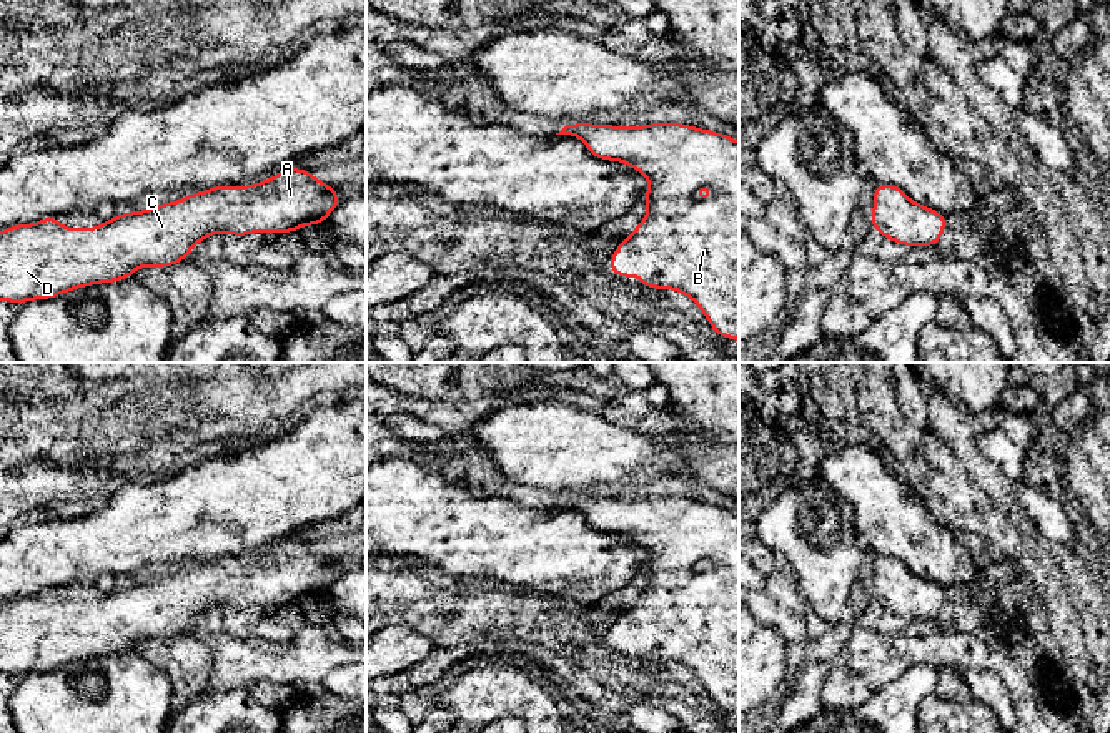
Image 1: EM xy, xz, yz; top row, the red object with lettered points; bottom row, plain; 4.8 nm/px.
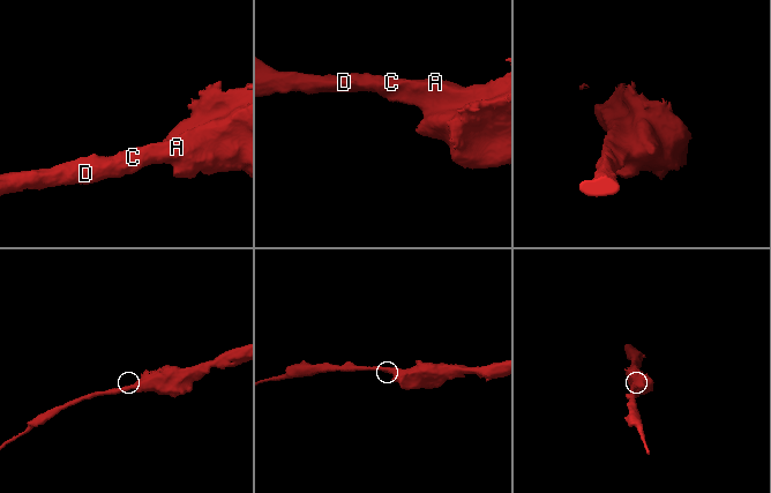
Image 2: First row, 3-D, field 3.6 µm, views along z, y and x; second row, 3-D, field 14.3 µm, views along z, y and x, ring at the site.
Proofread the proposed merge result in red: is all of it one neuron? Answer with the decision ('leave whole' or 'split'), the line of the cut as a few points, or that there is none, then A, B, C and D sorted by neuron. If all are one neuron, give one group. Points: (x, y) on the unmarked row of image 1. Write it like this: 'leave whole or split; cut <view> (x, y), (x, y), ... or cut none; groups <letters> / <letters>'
leave whole; cut none; groups A B C D

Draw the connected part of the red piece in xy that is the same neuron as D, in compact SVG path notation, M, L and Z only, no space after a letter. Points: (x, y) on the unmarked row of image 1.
M286 540L280 549L270 549L263 555L215 559L145 584L120 585L97 600L63 600L55 589L43 590L35 597L12 599L0 604L0 672L10 675L48 672L77 660L125 652L141 639L171 639L183 634L196 615L213 605L230 605L233 609L246 609L248 605L281 607L308 597L320 599L339 575L338 564L333 559L321 555L305 542Z

